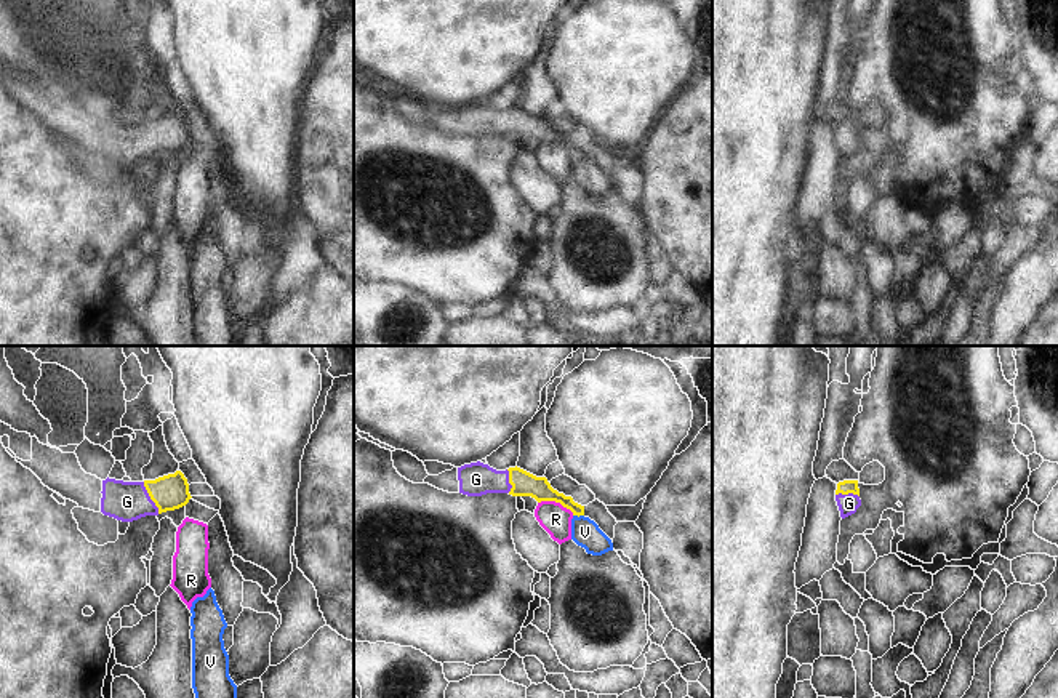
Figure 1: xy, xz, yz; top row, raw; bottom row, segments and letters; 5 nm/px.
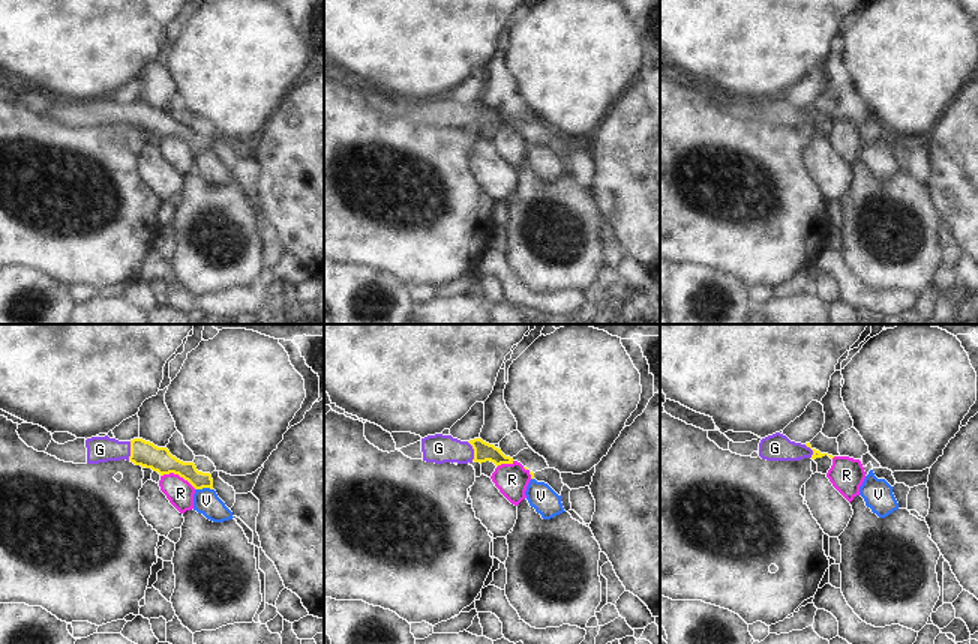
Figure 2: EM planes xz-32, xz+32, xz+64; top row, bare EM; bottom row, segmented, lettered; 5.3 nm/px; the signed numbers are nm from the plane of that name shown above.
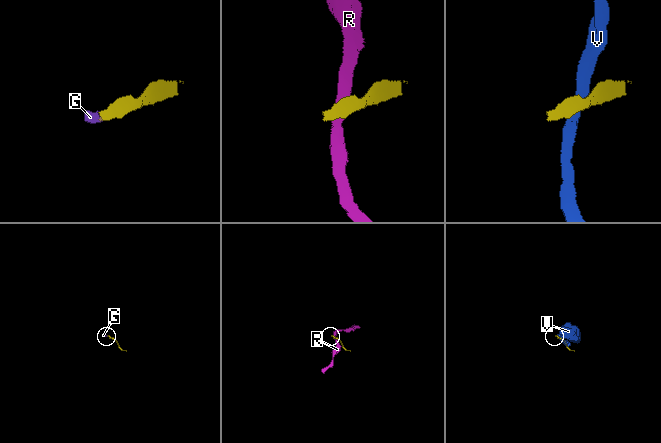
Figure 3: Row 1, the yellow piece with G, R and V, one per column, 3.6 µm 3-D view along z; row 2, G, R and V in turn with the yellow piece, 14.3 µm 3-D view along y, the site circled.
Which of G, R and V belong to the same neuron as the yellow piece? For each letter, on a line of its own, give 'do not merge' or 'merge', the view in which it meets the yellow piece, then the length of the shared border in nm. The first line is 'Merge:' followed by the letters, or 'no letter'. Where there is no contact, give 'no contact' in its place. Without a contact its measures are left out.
Merge: G
G: merge | xy | 180 nm
R: do not merge | xz | 200 nm
V: do not merge | xz | 60 nm

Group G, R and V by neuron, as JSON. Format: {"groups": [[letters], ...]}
{"groups": [["G"], ["R"], ["V"]]}

